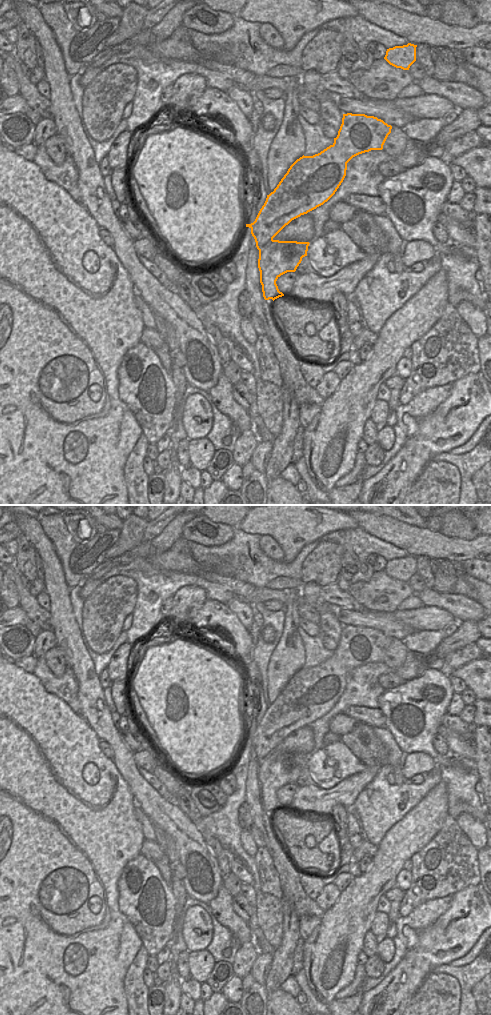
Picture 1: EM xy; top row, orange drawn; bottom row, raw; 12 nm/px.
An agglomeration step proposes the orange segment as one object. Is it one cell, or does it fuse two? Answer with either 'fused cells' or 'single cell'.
fused cells

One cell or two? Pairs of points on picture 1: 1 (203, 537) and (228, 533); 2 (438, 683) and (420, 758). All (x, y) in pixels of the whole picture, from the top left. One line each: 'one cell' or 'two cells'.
1: one cell
2: two cells

